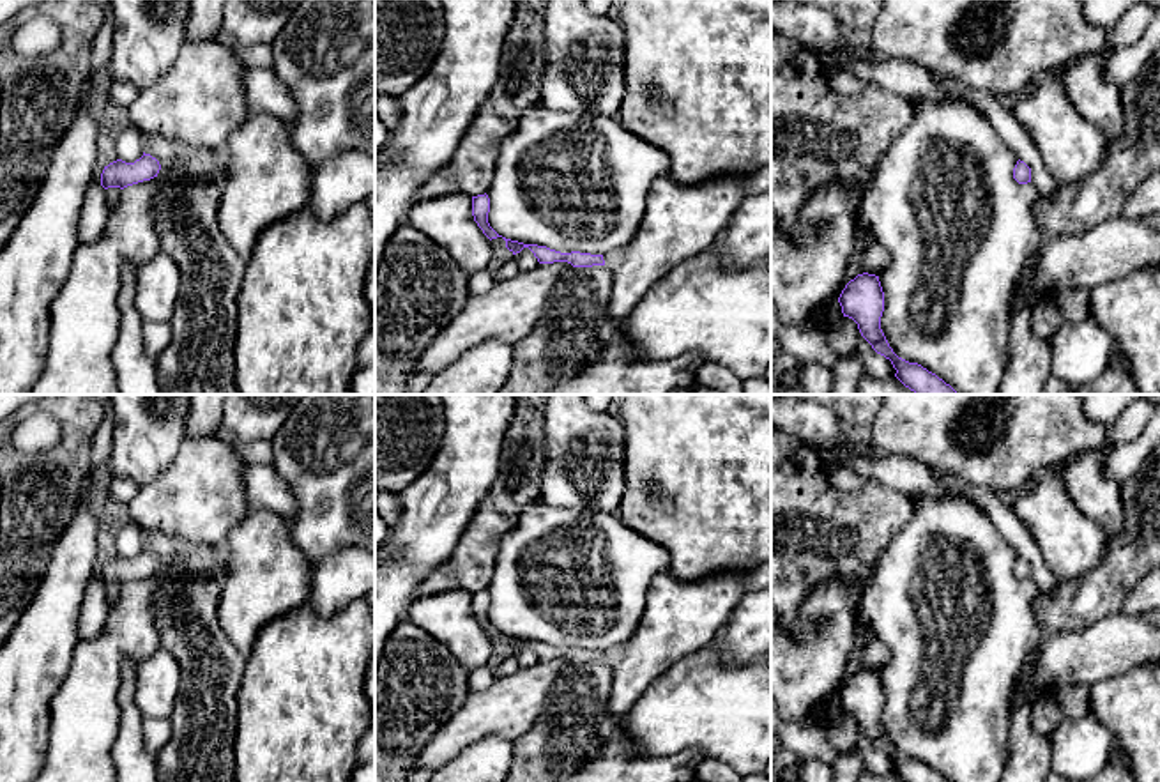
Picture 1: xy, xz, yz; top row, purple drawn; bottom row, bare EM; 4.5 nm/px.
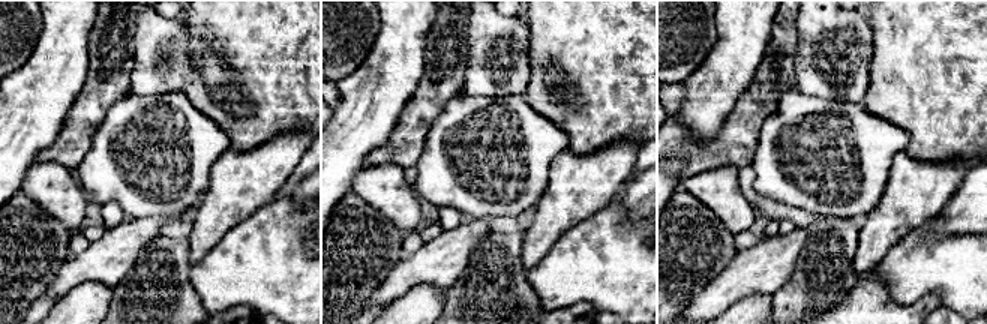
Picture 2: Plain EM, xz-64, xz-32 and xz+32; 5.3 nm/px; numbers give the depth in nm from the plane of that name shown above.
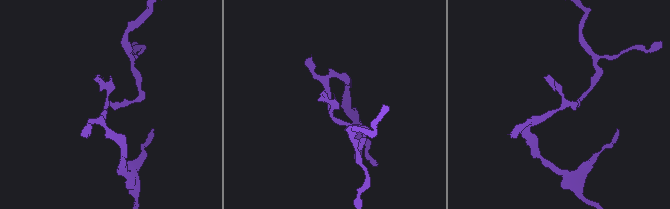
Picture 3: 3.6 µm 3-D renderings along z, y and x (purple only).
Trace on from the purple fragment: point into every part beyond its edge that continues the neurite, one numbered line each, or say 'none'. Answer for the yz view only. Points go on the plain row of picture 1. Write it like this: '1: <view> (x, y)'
none

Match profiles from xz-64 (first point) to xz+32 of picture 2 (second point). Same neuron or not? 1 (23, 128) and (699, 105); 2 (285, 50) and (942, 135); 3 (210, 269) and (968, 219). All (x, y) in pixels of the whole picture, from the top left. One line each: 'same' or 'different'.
1: same
2: same
3: different

